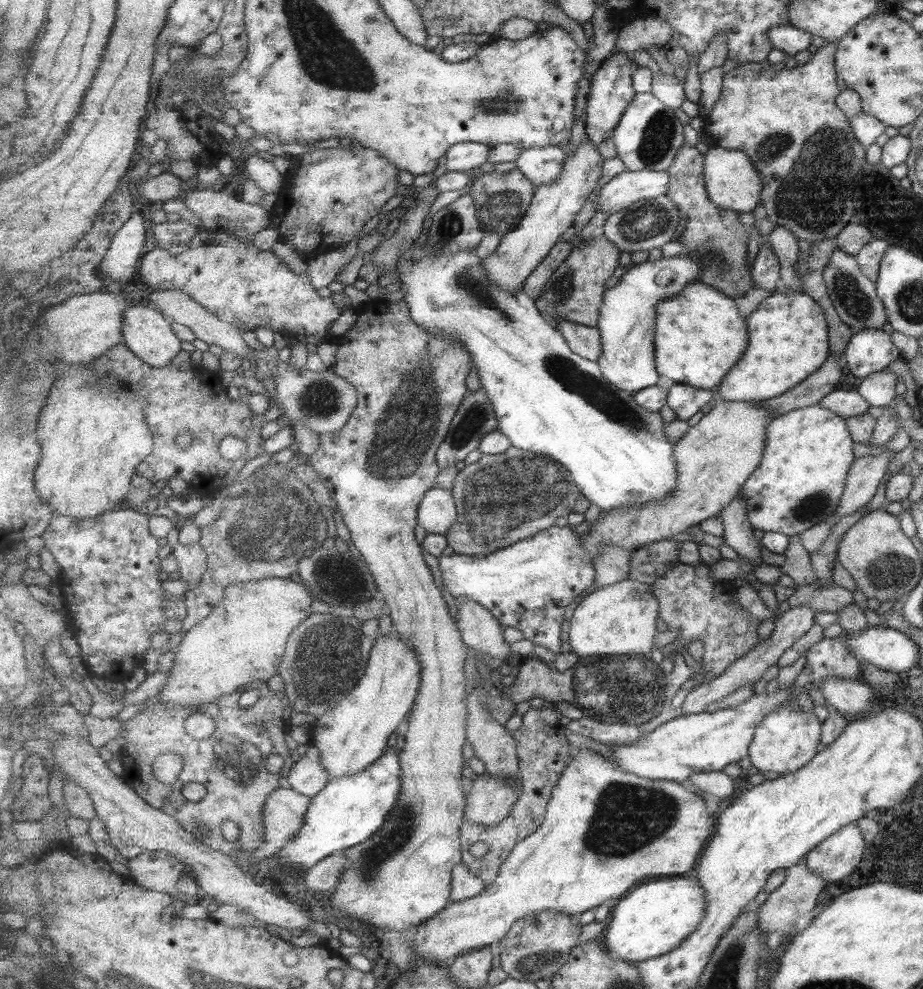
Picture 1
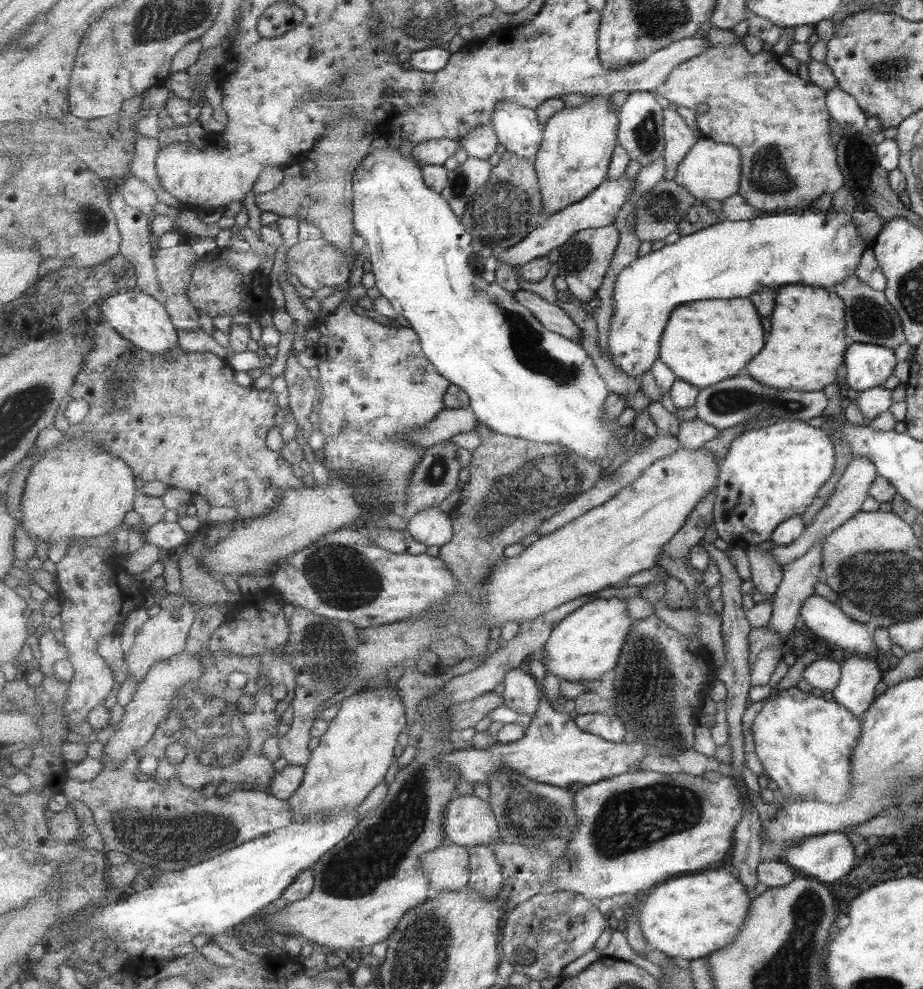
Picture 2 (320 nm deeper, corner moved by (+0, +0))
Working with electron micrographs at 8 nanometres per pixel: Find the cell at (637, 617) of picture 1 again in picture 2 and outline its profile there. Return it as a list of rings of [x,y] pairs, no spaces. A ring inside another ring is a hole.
[[[626,599],[600,600],[585,603],[581,608],[572,612],[565,620],[562,620],[552,632],[548,643],[547,669],[557,678],[563,678],[569,682],[593,682],[601,680],[607,672],[615,670],[626,636],[633,628],[635,620],[631,620],[627,611]]]

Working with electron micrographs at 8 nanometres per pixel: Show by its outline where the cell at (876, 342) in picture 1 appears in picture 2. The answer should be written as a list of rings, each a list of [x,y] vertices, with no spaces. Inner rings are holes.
[[[853,343],[845,353],[845,380],[857,394],[882,385],[893,374],[895,358],[889,347]]]

